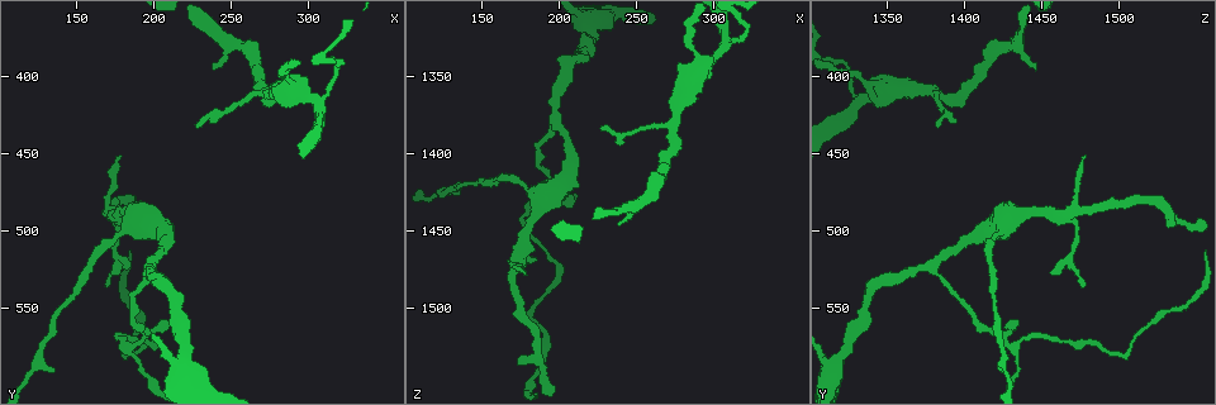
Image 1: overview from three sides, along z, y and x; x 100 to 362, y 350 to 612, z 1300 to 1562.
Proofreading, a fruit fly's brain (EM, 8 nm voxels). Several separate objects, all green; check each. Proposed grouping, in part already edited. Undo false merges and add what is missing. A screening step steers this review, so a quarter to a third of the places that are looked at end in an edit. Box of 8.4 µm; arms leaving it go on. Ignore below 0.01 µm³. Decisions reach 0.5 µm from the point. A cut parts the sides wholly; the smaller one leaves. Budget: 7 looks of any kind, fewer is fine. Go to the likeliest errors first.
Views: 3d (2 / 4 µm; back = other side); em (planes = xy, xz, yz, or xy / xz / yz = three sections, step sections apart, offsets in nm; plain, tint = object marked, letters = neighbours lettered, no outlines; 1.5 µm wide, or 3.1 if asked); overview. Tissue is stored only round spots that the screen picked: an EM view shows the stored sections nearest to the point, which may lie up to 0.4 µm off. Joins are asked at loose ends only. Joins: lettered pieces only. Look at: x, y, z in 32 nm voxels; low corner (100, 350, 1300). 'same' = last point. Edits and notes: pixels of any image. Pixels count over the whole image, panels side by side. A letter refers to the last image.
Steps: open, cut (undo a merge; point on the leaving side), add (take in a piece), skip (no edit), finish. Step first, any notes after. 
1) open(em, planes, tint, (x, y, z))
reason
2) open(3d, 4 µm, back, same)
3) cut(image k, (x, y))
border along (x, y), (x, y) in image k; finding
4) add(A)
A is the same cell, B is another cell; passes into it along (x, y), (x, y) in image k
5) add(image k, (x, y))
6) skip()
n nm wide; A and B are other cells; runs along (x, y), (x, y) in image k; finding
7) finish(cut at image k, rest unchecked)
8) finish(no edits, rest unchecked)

open(3d, 4 µm, (172, 528, 1456))
tapers out

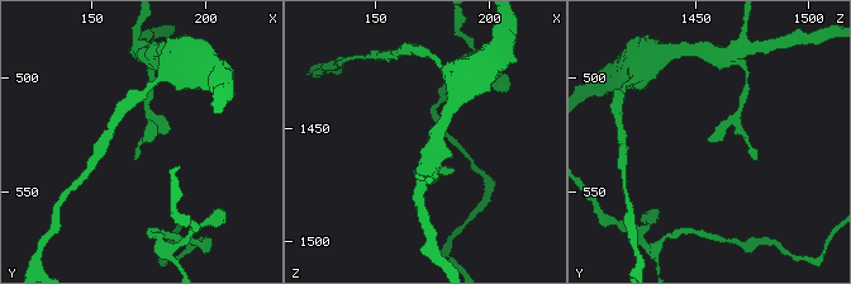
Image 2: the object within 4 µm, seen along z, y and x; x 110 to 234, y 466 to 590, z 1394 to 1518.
open(em, planes, letters, (174, 527, 1455))
shape alone is not enough

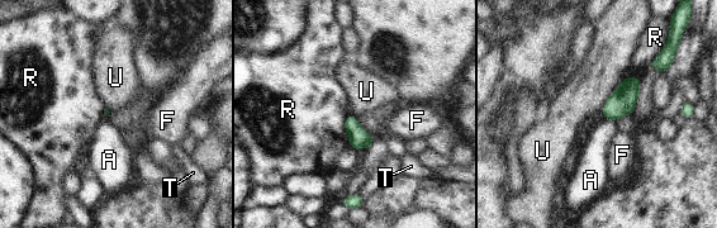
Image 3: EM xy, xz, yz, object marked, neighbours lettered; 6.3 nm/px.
skip()
A, F, R, T and U are other cells; border along (627, 75), (599, 110) in image 3; none of them fits

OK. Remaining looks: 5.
open(3d, 4 µm, (198, 524, 1382))
three arms meet

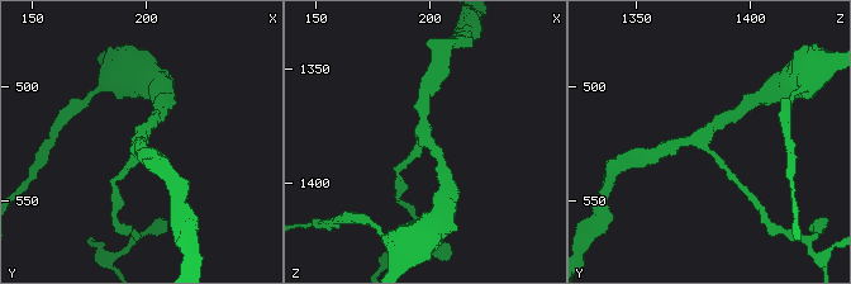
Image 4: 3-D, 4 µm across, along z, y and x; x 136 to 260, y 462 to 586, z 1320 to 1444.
open(em, xy, step 4, tint, (199, 524, 1380))
3 arms

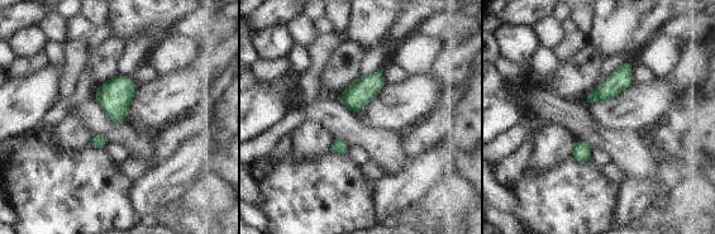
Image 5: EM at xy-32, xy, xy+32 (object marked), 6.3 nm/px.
open(em, planes, letters, same)

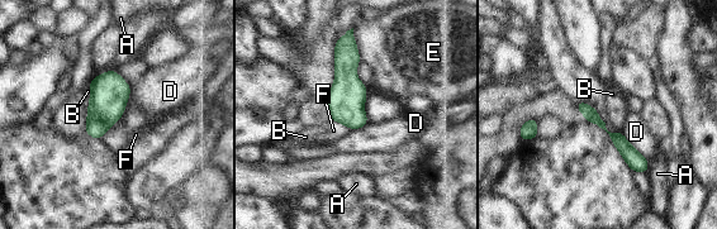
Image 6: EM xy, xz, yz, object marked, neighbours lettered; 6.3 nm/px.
skip()
A, B, D, E and F are other cells; runs along (579, 105), (644, 168) in image 6; one cell here

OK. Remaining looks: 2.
open(em, xz, step 8, tint, (188, 578, 1492))
a narrow waist

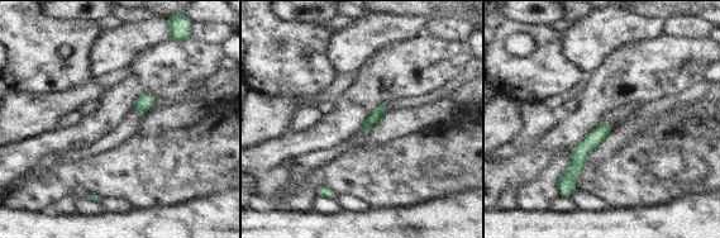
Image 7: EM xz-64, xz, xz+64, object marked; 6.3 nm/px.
open(em, planes, letters, same)
another direction

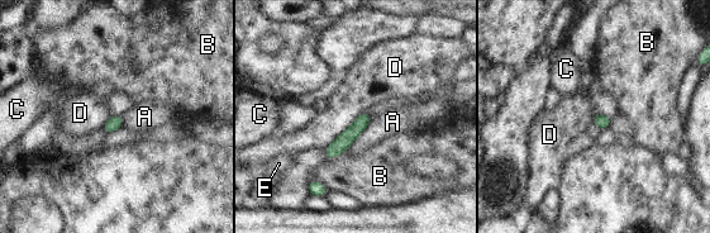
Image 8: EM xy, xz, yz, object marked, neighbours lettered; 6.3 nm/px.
skip()
D touches over 340 nm; A, B, C, D and E are other cells; runs along (366, 117), (328, 156) in image 8; all the same cell

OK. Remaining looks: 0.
finish(no edits, rest unchecked)

